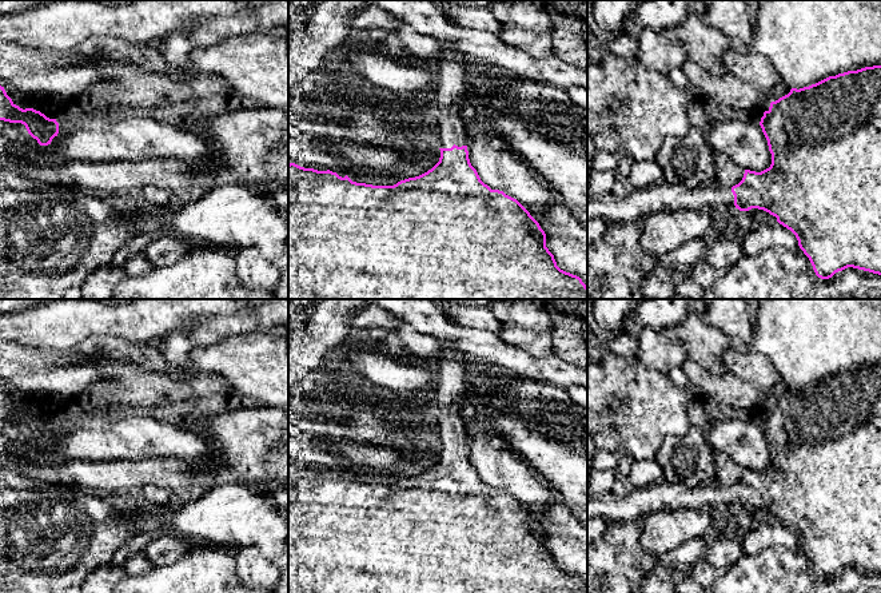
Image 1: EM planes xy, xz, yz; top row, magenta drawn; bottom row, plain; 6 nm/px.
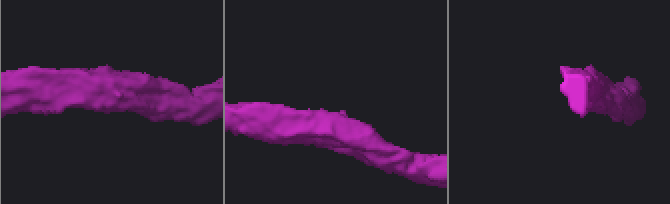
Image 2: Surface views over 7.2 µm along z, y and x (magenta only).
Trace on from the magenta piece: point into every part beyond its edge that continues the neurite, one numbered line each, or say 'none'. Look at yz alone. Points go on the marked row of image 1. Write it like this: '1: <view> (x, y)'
1: yz (662, 196)

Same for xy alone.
none

